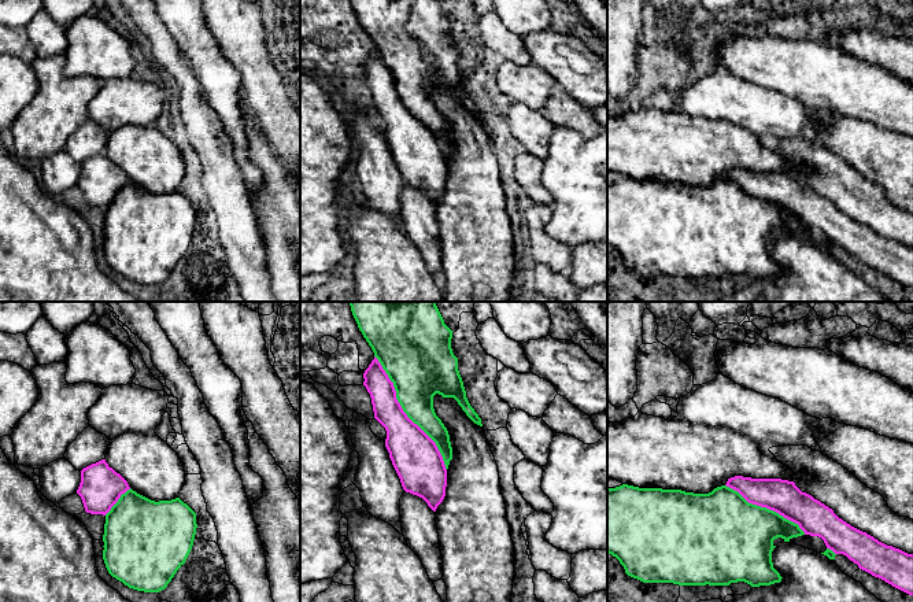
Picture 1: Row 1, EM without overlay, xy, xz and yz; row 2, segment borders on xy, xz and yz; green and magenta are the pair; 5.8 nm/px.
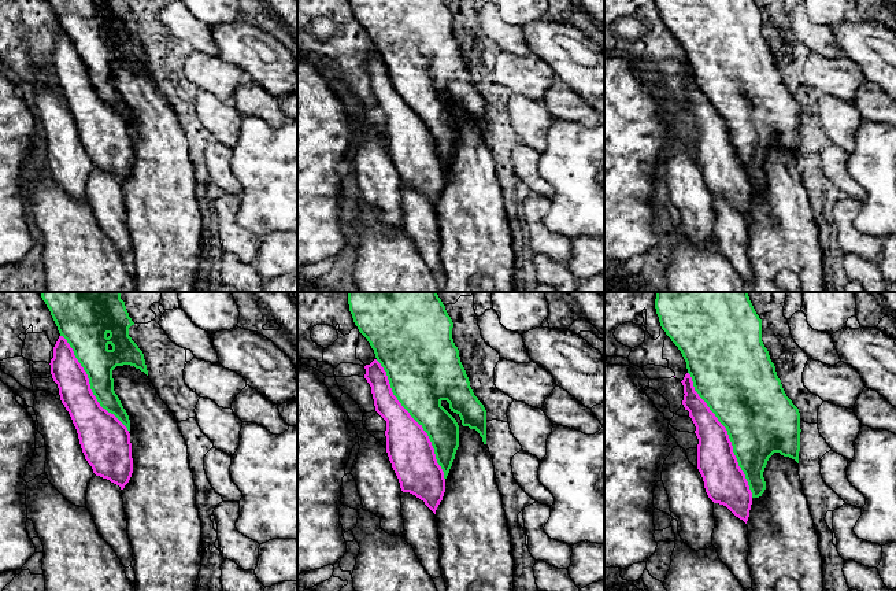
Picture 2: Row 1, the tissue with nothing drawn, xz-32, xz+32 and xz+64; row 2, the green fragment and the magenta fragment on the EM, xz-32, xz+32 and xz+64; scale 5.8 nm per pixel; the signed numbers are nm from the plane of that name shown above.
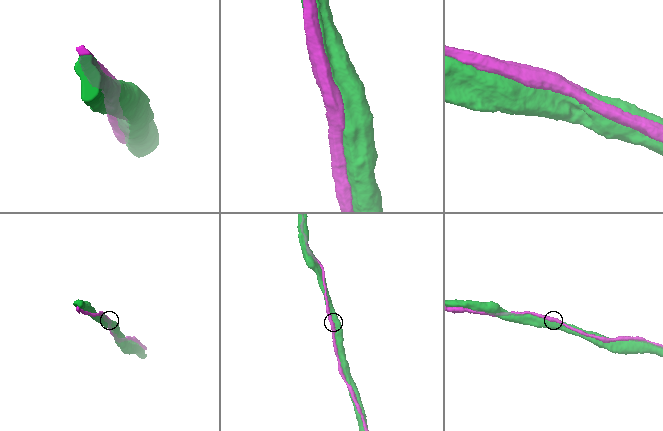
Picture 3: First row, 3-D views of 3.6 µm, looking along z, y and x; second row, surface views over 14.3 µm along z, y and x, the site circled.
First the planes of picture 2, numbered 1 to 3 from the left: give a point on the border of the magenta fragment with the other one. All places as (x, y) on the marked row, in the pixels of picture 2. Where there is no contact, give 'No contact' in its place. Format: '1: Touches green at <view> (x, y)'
1: Touches green at xz-32 (89, 383)
2: Touches green at xz+32 (414, 418)
3: Touches green at xz+64 (728, 433)

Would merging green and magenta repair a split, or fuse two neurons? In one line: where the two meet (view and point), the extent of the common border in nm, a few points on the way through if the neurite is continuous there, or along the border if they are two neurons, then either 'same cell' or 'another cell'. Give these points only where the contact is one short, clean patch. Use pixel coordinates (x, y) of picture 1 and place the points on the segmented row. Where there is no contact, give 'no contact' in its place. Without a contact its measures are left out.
meets green in xz at (405, 412); contact 800 nm long; same cell

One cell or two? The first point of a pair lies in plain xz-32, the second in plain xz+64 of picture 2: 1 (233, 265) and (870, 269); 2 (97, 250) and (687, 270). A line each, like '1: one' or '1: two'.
1: one
2: one

